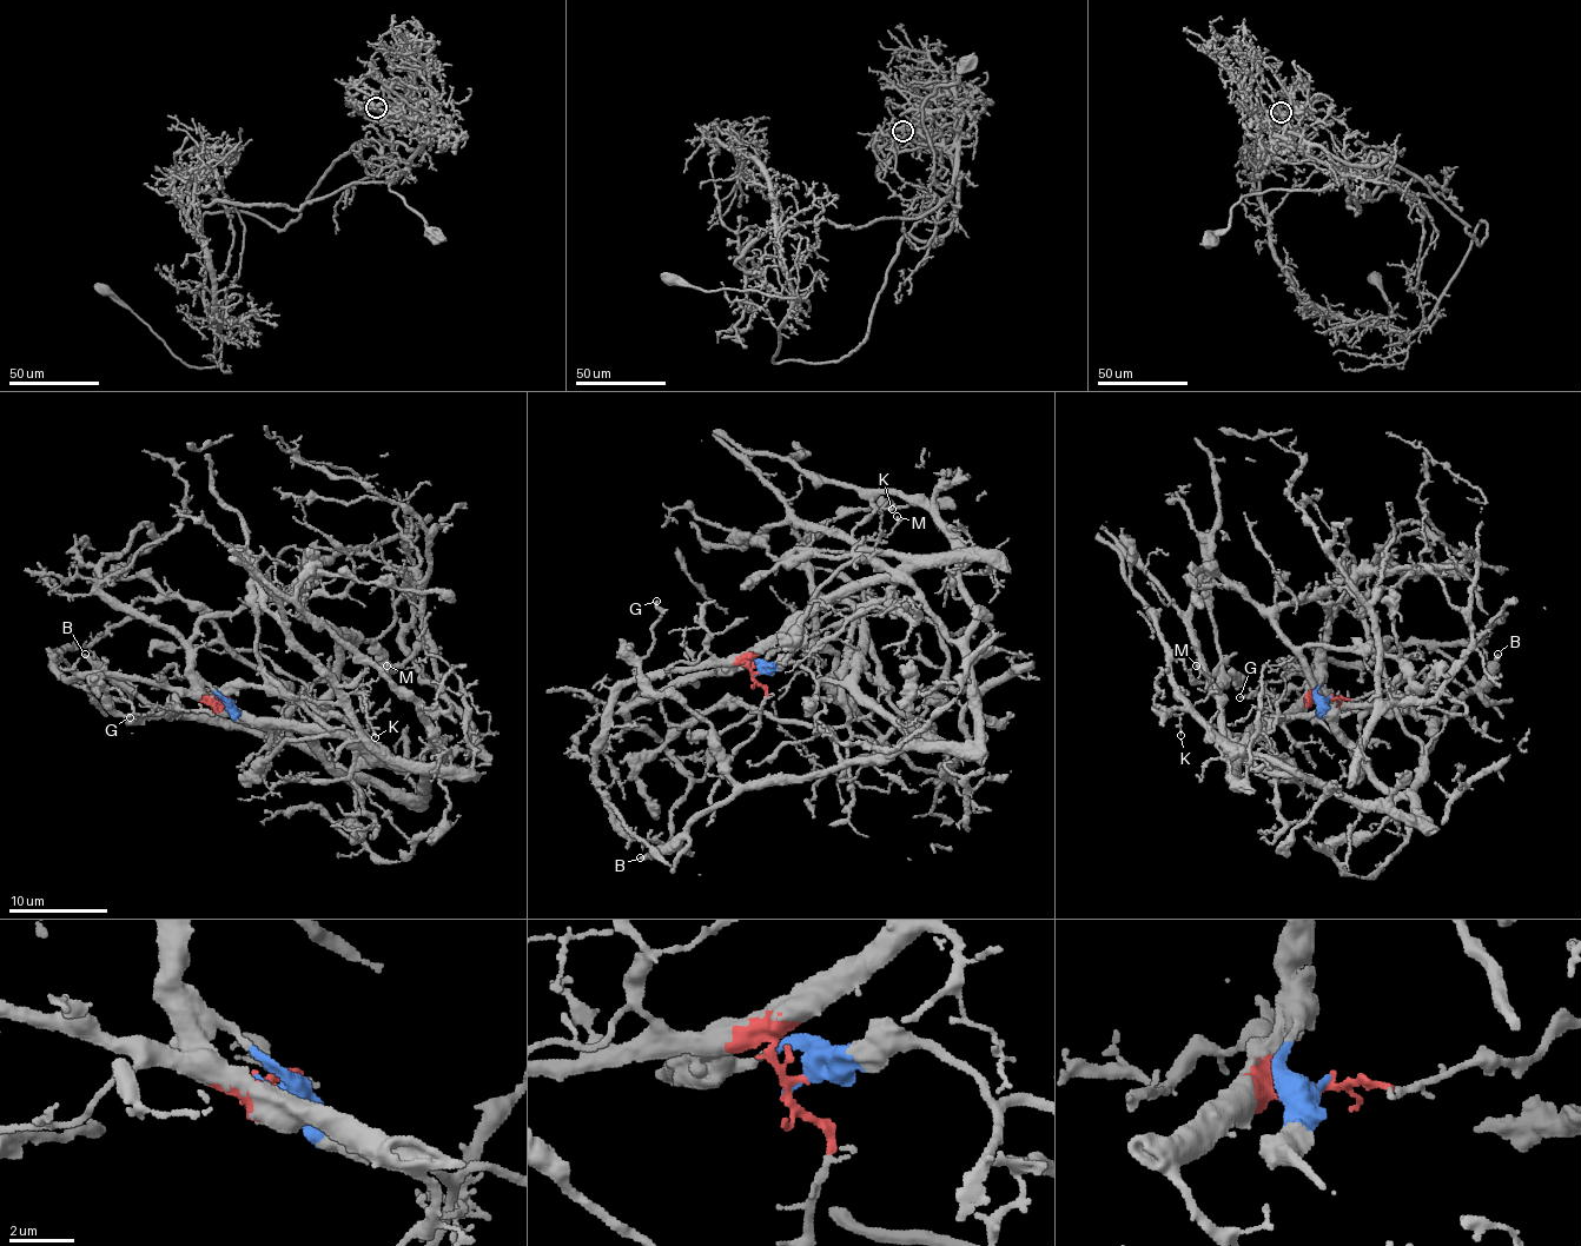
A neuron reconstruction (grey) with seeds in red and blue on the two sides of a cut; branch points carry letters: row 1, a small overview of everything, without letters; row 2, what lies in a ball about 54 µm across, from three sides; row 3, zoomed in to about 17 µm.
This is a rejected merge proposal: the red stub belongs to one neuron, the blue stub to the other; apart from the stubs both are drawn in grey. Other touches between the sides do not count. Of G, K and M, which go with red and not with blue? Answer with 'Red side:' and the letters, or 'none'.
Red side: K, M

